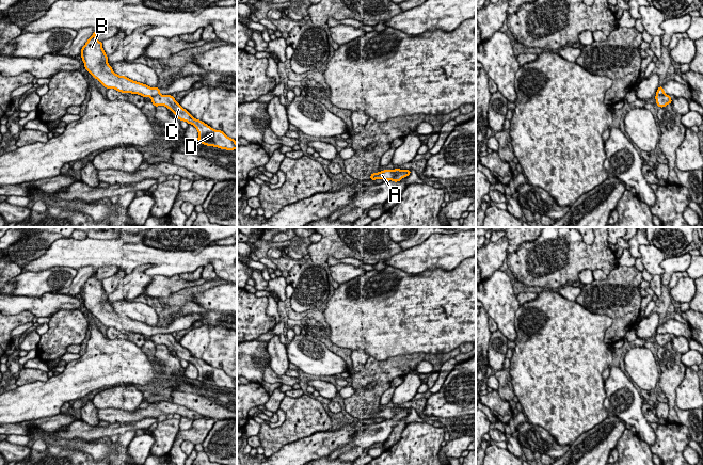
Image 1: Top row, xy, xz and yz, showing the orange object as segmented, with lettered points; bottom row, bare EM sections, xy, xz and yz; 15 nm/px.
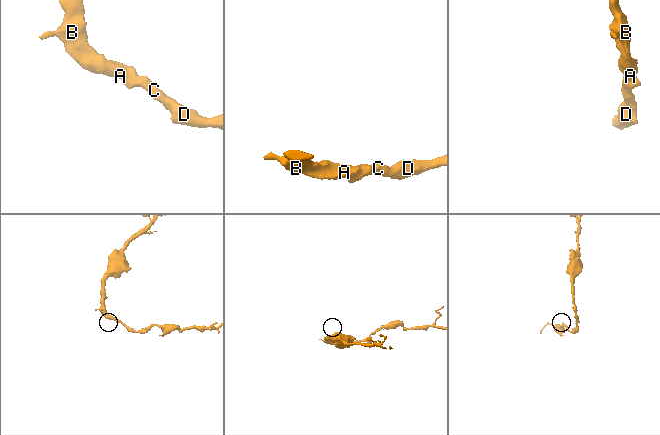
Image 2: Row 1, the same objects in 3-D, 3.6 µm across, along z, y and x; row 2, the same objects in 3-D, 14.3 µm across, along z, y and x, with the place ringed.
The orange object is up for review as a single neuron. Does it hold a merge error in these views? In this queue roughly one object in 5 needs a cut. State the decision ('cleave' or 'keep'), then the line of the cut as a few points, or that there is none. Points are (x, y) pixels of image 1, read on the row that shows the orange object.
cleave; cut xz (395, 170), (395, 176), (392, 179)

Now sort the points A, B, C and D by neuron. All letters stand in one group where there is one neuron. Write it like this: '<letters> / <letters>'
A B / C D

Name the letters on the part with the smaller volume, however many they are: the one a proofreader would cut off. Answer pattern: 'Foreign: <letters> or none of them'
Foreign: A, B

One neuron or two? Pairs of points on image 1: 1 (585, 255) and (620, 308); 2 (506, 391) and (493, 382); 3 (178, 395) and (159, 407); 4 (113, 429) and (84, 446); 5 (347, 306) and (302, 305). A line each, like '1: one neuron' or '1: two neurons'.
1: two neurons
2: two neurons
3: two neurons
4: two neurons
5: two neurons

